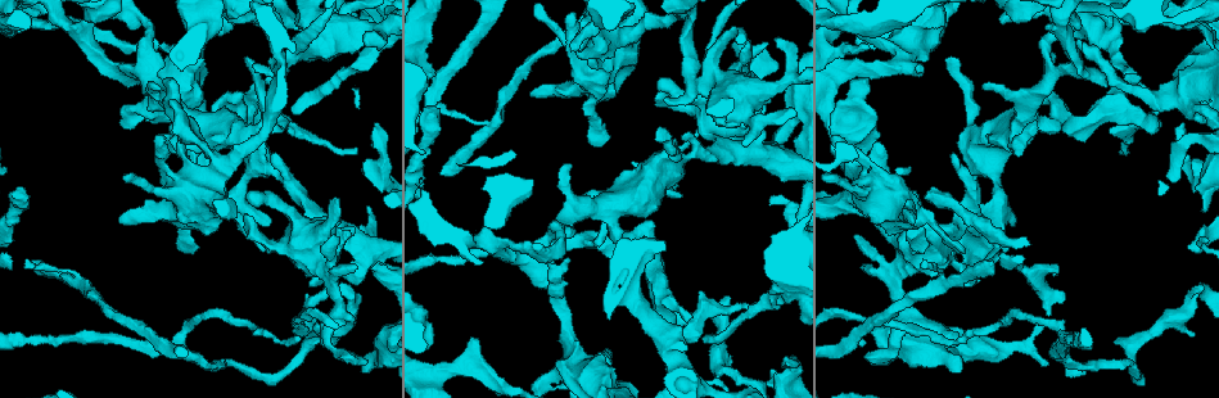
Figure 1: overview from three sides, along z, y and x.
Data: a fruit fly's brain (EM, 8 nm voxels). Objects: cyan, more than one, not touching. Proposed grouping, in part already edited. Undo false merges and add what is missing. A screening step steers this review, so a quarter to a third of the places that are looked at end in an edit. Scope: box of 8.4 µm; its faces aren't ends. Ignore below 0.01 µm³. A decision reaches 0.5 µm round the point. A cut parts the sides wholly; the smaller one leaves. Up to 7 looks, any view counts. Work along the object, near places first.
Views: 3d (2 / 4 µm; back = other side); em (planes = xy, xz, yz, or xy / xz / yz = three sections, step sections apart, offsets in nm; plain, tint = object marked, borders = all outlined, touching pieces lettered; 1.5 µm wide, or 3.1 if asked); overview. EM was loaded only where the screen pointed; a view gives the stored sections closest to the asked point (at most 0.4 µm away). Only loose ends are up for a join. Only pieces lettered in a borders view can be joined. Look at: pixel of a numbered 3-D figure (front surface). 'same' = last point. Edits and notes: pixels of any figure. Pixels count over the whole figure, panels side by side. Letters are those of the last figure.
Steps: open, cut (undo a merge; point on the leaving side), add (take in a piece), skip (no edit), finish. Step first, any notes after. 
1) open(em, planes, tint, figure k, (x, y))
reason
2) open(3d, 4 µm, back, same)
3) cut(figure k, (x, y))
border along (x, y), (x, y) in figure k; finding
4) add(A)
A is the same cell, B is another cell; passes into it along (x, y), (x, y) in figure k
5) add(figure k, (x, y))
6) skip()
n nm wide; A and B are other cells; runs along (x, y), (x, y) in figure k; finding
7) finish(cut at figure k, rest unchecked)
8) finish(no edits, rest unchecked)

open(em, xy, step 8, borders, figure 1, (442, 173))
an open end

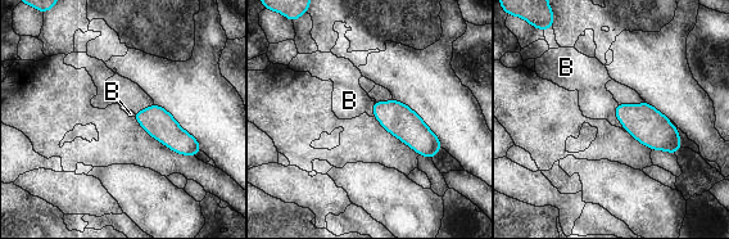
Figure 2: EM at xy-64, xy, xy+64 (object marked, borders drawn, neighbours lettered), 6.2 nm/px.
add(B)
B is the same cell; passes into it along (647, 125), (616, 117), (596, 103) in figure 2; it goes on there

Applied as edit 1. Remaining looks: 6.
open(em, planes, plain, figure 1, (27, 341))
narrows sharply

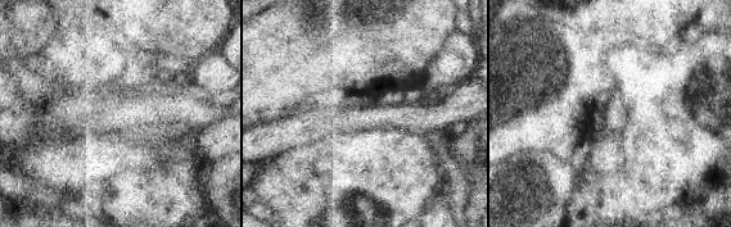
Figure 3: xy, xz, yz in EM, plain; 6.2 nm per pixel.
open(em, planes, borders, same)
what lies round it

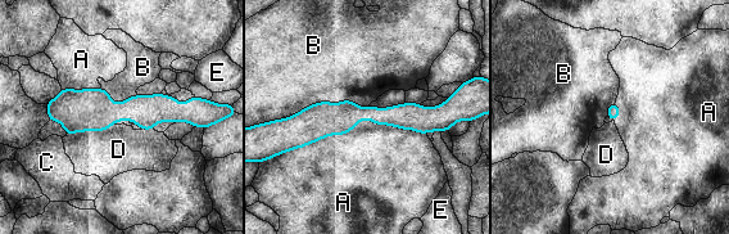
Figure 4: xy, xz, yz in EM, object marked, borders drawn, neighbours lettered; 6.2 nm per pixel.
skip()
A, B, C, D and E are other cells; border along (410, 129), (363, 118), (286, 152) in figure 4; one neuron here

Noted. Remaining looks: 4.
open(3d, 2 µm, figure 1, (1199, 288))
sharp bend

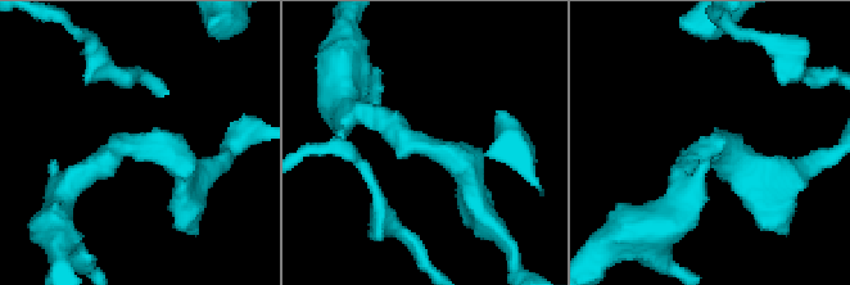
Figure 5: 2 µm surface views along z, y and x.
open(em, planes, plain, figure 5, (441, 150))
arms of 200, 220 nm; need the tissue

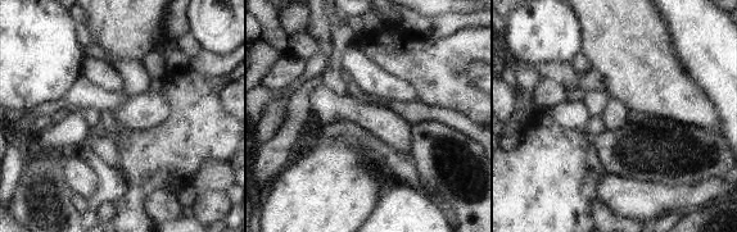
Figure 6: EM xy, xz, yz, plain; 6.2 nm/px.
open(em, planes, borders, same)
see the neighbours

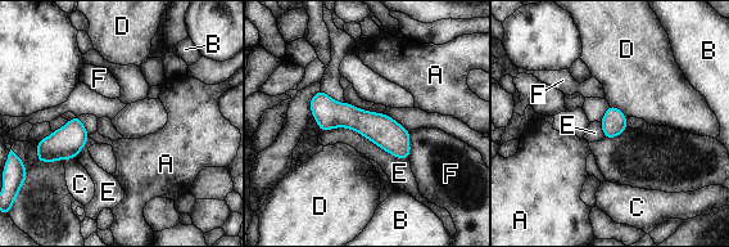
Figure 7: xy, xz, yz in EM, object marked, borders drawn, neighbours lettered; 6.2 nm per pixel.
skip()
E touches over 600 nm; A, B, C, D, E and F are other cells; border along (320, 130), (349, 128), (408, 158) in figure 7; continuous, no second neuron

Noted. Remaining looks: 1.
finish(add at figure 2, rest unchecked)

